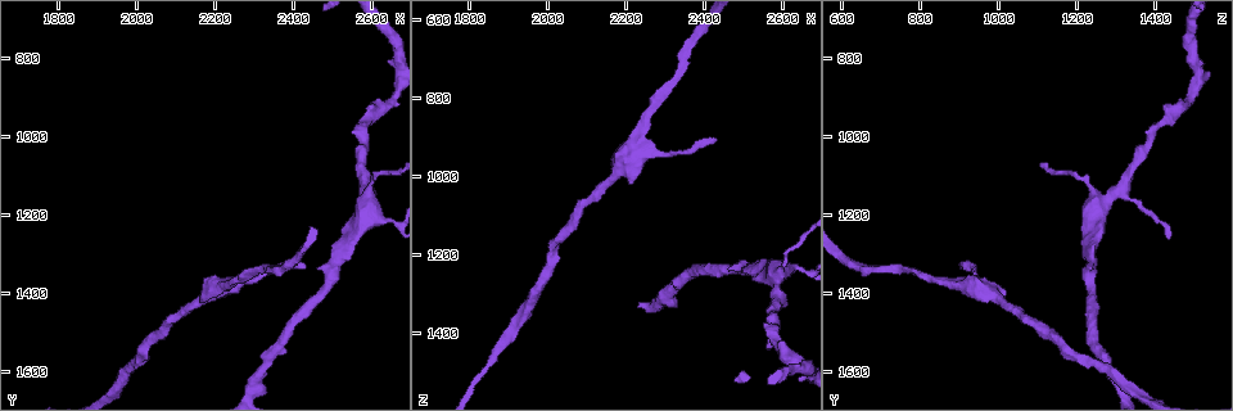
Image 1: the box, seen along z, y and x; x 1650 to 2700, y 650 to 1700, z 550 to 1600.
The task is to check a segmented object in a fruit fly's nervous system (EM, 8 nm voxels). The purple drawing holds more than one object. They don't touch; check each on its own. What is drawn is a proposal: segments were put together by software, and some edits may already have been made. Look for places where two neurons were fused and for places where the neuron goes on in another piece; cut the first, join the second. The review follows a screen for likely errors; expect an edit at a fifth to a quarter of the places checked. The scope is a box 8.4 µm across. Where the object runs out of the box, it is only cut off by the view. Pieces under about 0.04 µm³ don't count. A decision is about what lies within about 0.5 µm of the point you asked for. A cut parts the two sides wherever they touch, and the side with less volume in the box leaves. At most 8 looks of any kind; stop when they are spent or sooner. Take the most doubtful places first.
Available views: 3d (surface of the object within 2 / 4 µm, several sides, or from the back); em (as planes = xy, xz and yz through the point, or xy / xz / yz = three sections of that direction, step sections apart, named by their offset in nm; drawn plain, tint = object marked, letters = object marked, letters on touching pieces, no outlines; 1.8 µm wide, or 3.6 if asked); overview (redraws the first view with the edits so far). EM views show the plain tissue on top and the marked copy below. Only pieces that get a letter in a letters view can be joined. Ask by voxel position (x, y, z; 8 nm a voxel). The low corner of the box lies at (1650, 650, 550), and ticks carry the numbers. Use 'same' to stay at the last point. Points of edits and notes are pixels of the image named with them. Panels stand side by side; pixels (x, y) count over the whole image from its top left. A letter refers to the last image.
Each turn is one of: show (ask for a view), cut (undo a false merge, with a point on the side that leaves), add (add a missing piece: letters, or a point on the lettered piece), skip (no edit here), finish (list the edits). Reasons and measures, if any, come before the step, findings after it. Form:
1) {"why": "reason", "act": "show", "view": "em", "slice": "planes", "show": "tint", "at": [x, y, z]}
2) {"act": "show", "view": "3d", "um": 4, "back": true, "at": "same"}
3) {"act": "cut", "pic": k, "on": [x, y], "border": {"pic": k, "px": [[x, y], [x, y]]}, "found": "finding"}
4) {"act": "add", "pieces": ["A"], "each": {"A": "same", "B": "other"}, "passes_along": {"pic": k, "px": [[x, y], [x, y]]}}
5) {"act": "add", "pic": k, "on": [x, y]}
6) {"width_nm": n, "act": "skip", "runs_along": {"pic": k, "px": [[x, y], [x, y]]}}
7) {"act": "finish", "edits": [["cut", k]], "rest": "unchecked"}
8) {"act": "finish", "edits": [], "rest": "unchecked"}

{"why": "sudden change in width", "act": "show", "view": "em", "slice": "planes", "show": "letters", "at": [2590, 1185, 1245]}

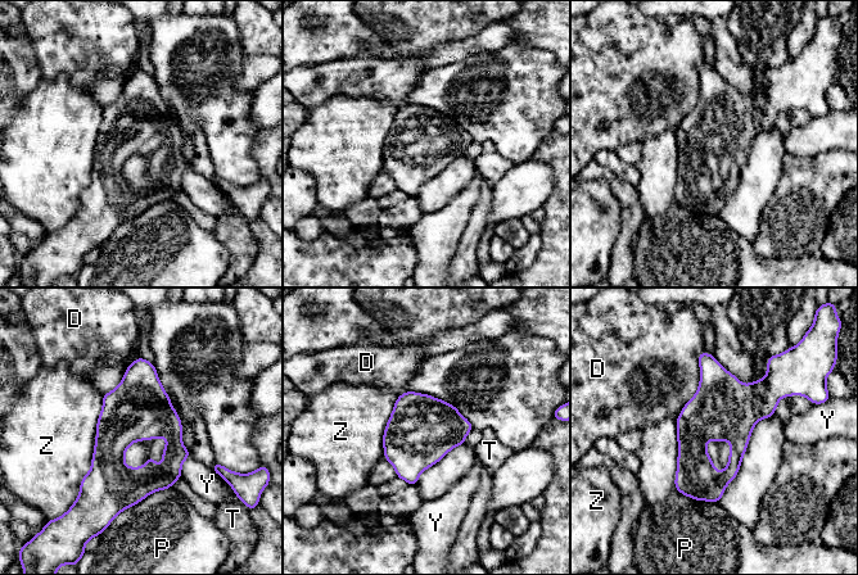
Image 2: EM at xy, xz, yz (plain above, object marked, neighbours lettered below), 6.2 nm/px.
{"act": "skip", "each": {"D": "other", "P": "other", "T": "other", "Y": "other", "Z": "other"}, "found": "one neuron here"}

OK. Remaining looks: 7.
{"why": "thick turns thin", "act": "show", "view": "em", "slice": "planes", "show": "letters", "at": [2200, 1385, 955]}

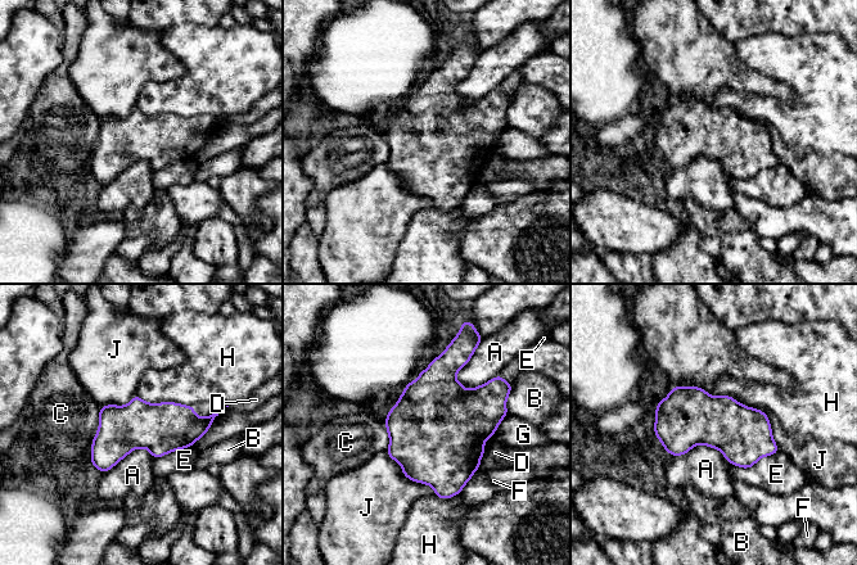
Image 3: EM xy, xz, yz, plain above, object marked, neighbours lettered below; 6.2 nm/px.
{"longest_contact_nm": ["J", 420], "act": "skip", "each": {"A": "other", "B": "other", "C": "other", "D": "other", "E": "other", "F": "other", "G": "other", "H": "other", "J": "other"}, "border": {"pic": 3, "px": [[499, 375], [468, 389], [455, 379]]}, "found": "continuous, no second neuron"}

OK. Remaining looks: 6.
{"why": "free end", "act": "show", "view": "3d", "um": 4, "at": [2435, 1330, 910]}

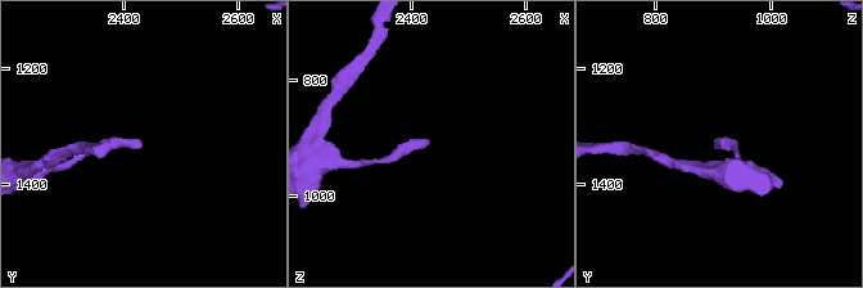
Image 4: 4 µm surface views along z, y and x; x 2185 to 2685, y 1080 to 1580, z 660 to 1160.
{"act": "show", "view": "em", "slice": "planes", "show": "tint", "at": [2435, 1335, 905]}

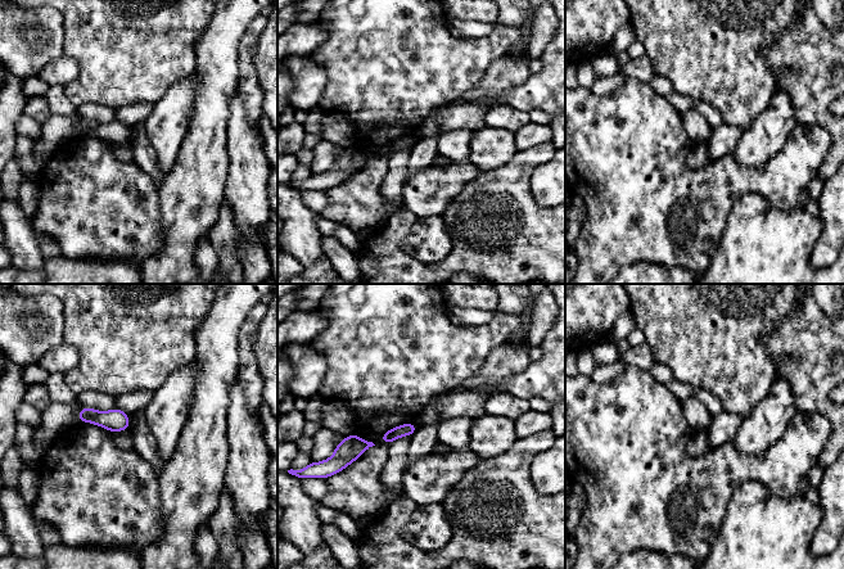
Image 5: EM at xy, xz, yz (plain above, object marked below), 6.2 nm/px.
{"why": "what lies round it", "act": "show", "view": "em", "slice": "planes", "show": "letters", "at": "same"}

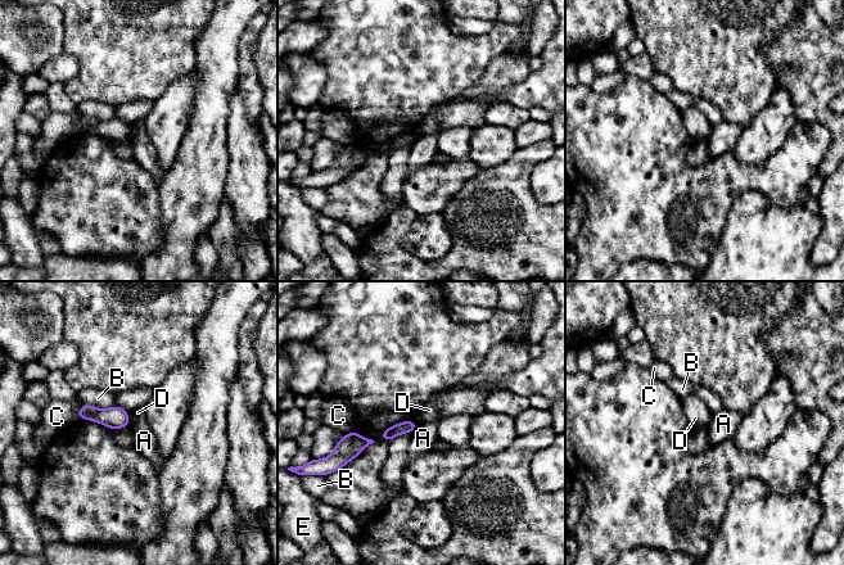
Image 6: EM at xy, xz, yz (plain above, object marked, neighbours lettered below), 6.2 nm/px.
{"act": "skip", "each": {"A": "other", "B": "other", "C": "other", "D": "other", "E": "other"}, "found": "no lettered piece goes on from it"}

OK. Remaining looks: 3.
{"act": "finish", "edits": [], "rest": "unchecked"}

